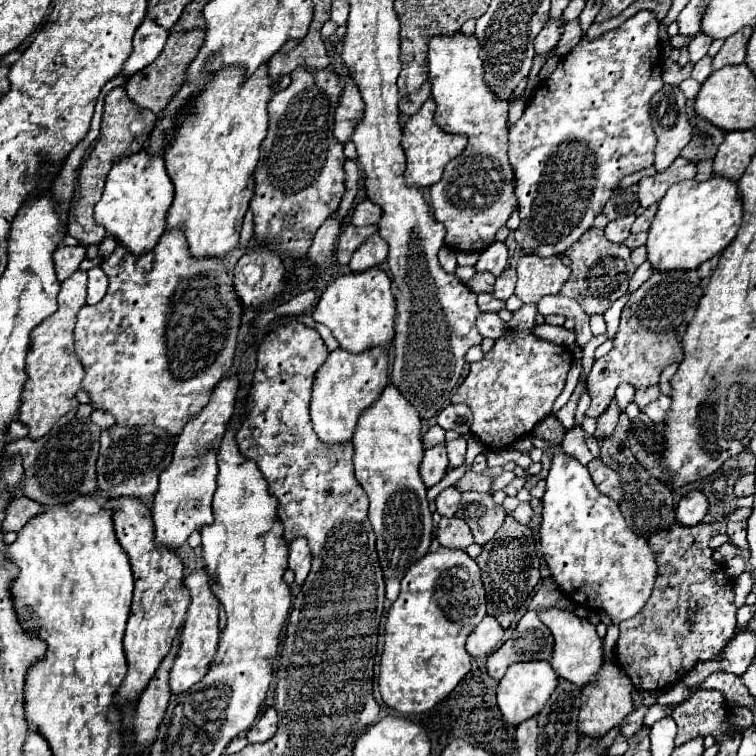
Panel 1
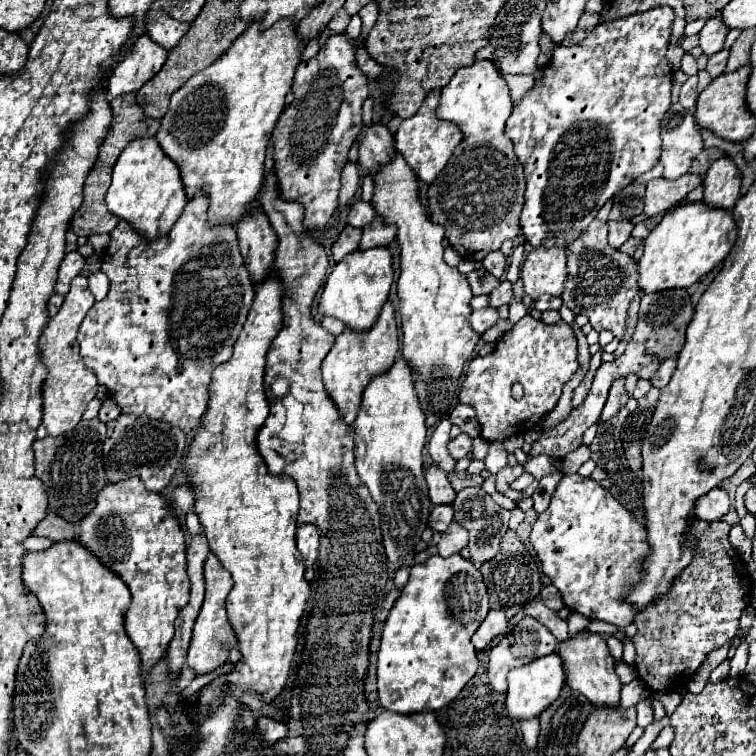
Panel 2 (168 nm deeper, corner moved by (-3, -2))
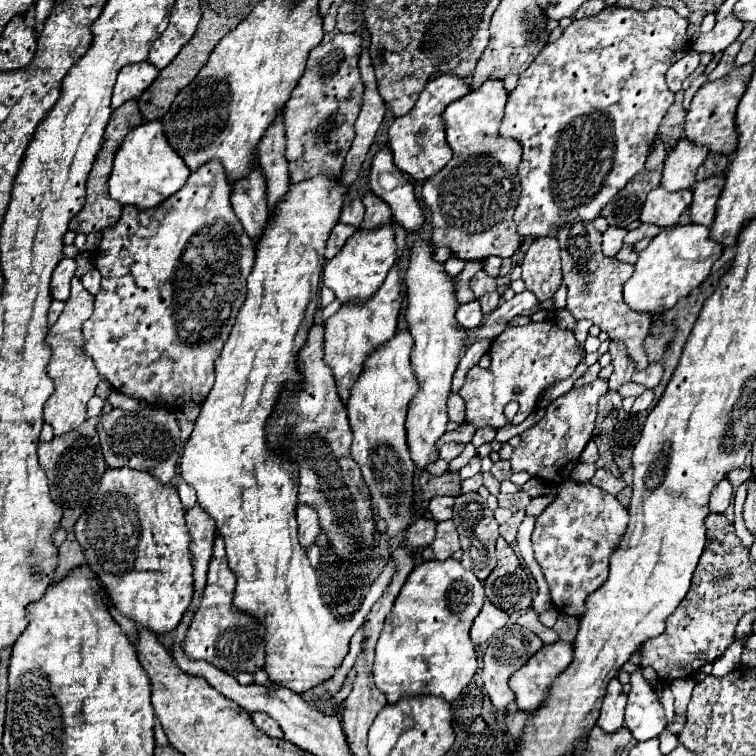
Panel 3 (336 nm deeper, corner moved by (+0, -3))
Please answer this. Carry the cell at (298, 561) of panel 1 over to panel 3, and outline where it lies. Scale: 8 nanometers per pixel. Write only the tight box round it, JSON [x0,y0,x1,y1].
[297,504,321,548]

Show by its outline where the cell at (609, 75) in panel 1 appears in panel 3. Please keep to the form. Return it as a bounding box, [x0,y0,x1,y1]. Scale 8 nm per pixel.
[501,6,689,238]

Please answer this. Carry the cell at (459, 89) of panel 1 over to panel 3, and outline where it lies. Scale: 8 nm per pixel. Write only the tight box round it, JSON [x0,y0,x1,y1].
[423,80,521,260]

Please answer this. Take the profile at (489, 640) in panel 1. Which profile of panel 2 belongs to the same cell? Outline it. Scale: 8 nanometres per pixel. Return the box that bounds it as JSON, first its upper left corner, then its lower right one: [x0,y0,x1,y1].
[472,611,508,651]

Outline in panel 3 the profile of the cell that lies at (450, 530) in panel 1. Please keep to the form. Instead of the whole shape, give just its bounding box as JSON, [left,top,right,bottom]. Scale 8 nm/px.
[431,520,459,560]

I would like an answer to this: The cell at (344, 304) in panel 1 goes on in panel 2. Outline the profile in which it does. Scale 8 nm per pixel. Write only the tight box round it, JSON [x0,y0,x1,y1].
[318,247,394,333]

